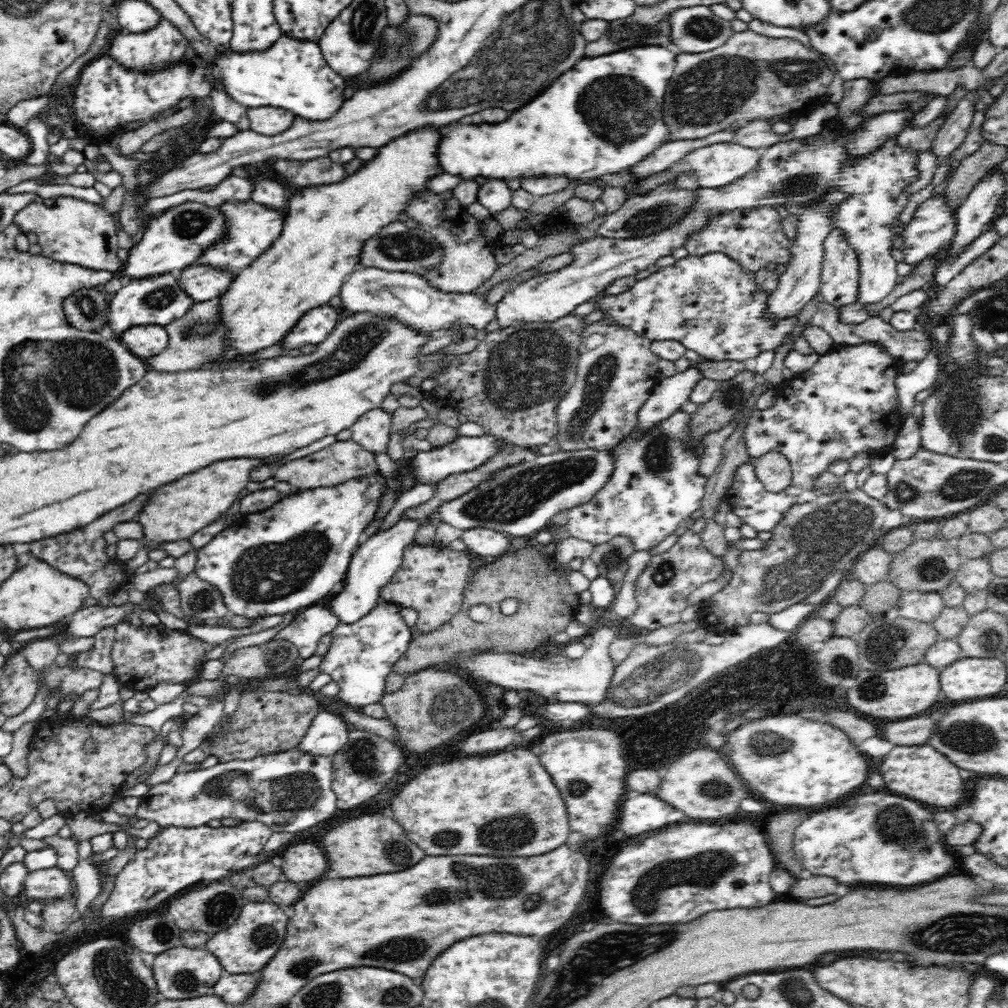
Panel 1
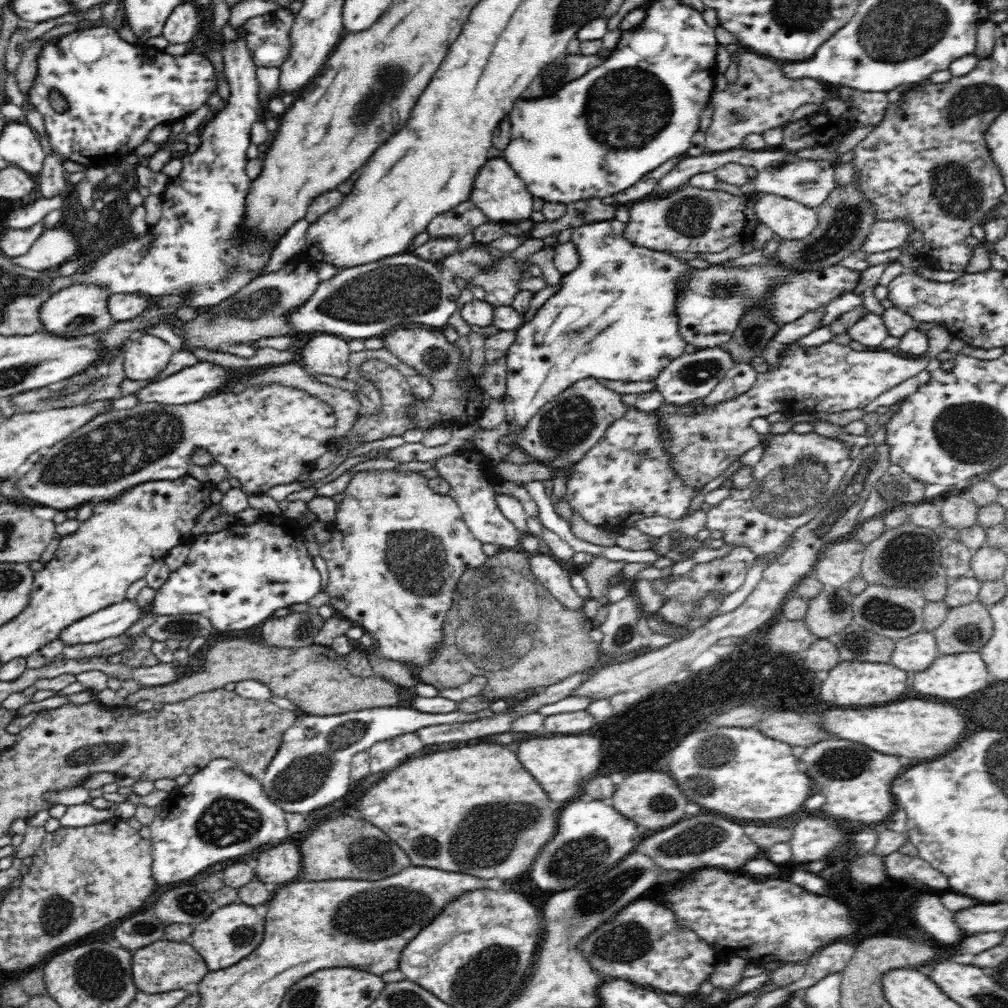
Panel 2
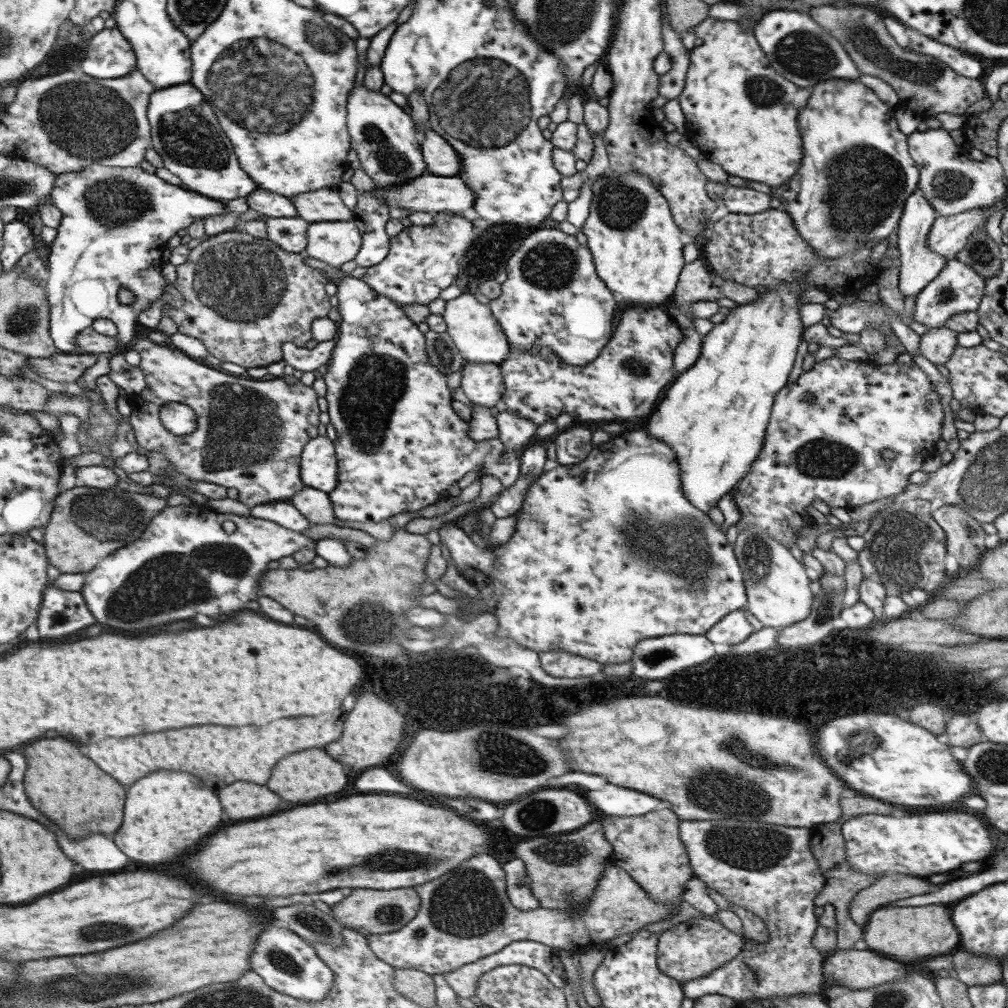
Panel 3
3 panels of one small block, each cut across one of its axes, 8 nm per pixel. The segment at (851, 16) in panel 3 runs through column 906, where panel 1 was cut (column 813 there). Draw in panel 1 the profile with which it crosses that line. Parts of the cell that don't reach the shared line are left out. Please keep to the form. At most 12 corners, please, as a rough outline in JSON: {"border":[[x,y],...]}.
{"border":[[788,38],[676,55],[669,140],[800,116],[834,71]]}

